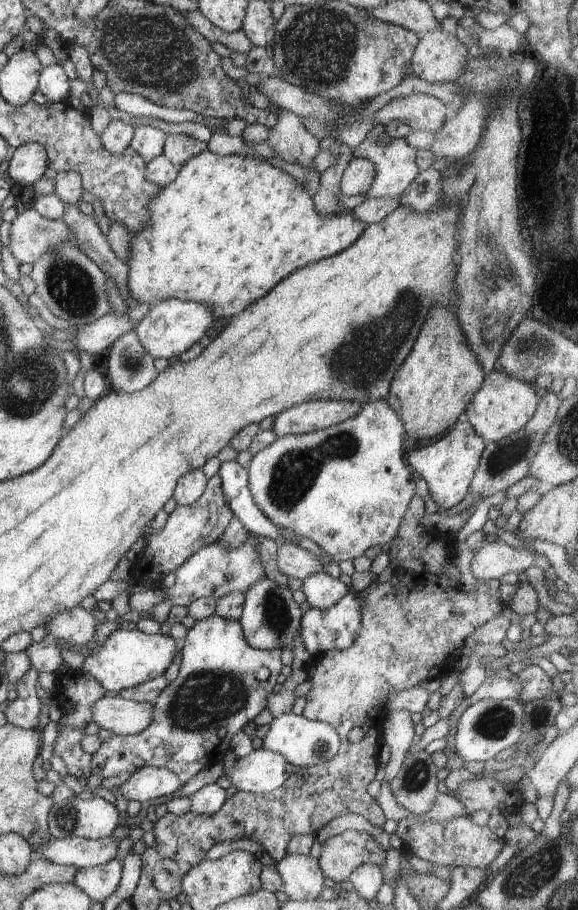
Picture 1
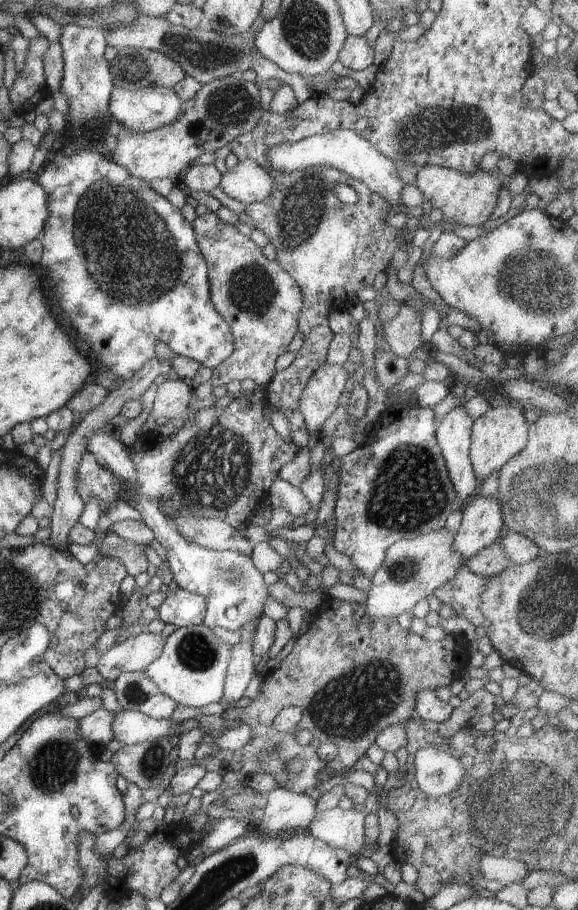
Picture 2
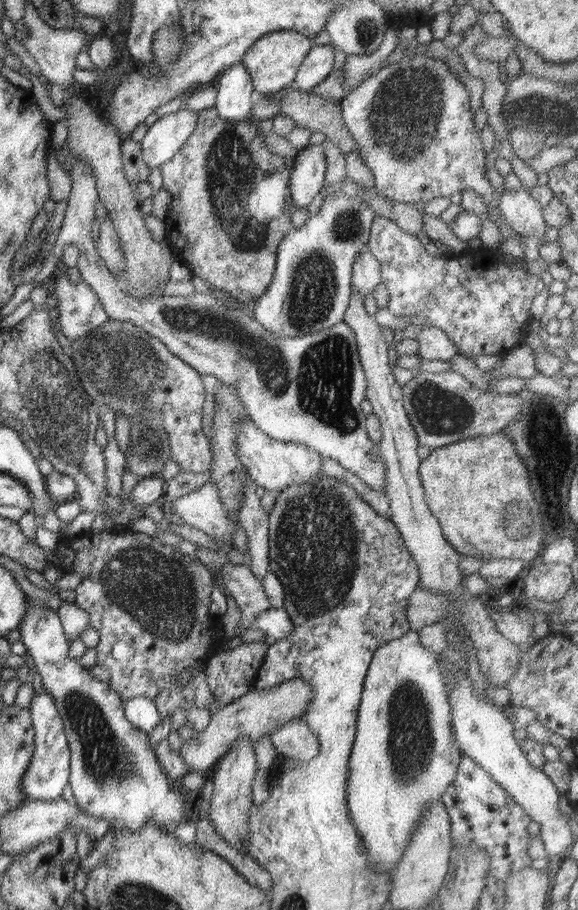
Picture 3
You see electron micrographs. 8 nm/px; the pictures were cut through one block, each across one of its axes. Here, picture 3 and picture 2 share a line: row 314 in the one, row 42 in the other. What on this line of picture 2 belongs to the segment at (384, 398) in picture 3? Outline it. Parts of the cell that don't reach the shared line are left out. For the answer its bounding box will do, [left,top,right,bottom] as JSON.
[339,35,375,70]

